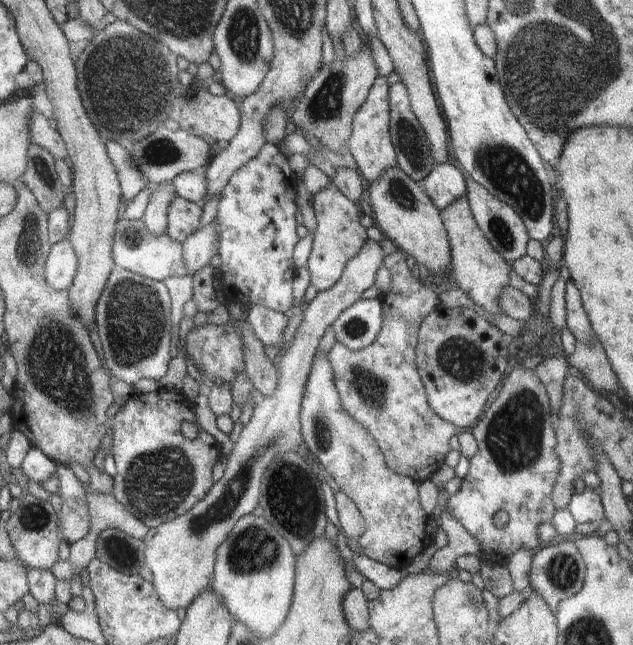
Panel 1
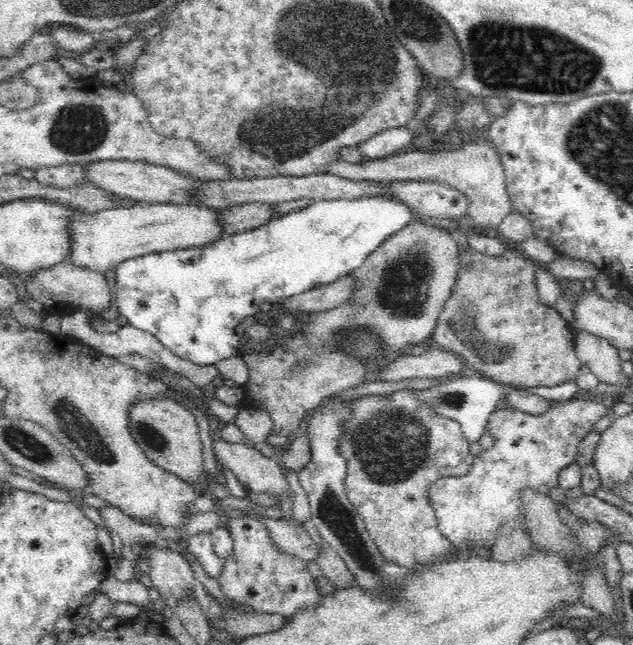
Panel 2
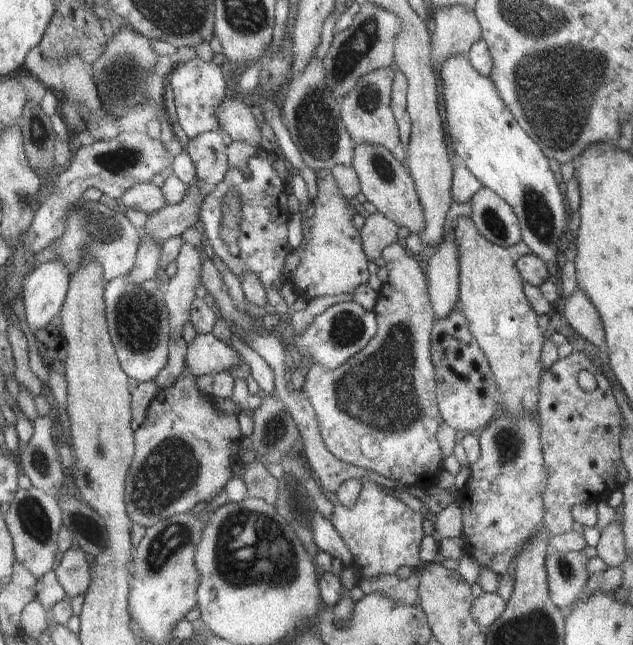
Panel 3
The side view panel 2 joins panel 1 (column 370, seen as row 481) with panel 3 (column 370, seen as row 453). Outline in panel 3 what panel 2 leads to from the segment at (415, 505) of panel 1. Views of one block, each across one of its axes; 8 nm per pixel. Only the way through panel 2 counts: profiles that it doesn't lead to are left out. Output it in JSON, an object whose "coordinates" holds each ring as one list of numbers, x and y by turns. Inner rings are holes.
{"coordinates":[[363,479,360,482,362,488,356,505,347,508,338,502,329,518,347,548,347,555,353,559,351,564,356,574,369,578,396,575,402,566,422,568,425,563,419,555,419,545,425,536,422,513,413,512,400,499,387,494,384,487]]}

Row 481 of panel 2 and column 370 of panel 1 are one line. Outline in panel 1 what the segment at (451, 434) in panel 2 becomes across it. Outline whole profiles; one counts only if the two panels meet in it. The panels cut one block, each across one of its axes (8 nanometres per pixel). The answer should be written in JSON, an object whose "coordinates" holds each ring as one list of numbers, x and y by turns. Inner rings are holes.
{"coordinates":[[398,248,383,260,384,266,392,274,392,288,388,294,384,294,381,300,382,306,382,328,376,340,362,350,348,350,344,344,336,342,330,350,328,358,332,364,334,372,334,384,340,402,344,409,378,444,384,462,388,470,396,472,414,482,420,484,425,480,430,480,438,469,445,464,445,456,450,448,450,439,456,432,456,427,440,418,428,402,425,386,416,368,416,344,418,342,418,332,422,321,440,303,436,292,426,287,418,280,416,271,410,271,406,265,406,255]]}

